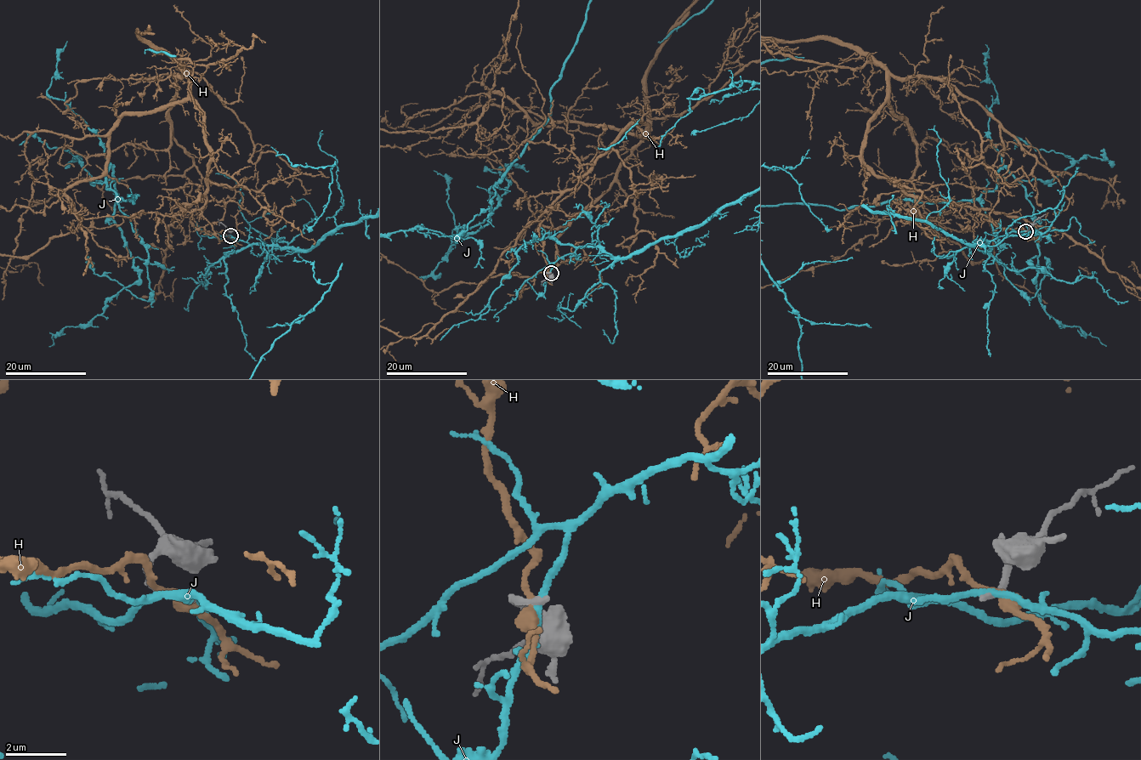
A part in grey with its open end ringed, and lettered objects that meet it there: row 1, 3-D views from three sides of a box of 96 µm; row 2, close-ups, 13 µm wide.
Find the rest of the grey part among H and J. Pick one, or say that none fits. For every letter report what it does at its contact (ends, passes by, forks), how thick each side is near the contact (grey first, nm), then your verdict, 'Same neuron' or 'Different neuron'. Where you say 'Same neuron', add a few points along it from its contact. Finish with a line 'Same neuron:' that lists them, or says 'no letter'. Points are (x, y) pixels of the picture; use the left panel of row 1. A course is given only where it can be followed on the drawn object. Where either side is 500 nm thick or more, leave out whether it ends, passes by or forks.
H: It passes by. Thickness 240 nm (grey) against 340 nm. Different neuron
J: It passes by. Thickness 200 nm (grey) against 220 nm. Different neuron
Same neuron: no letter

